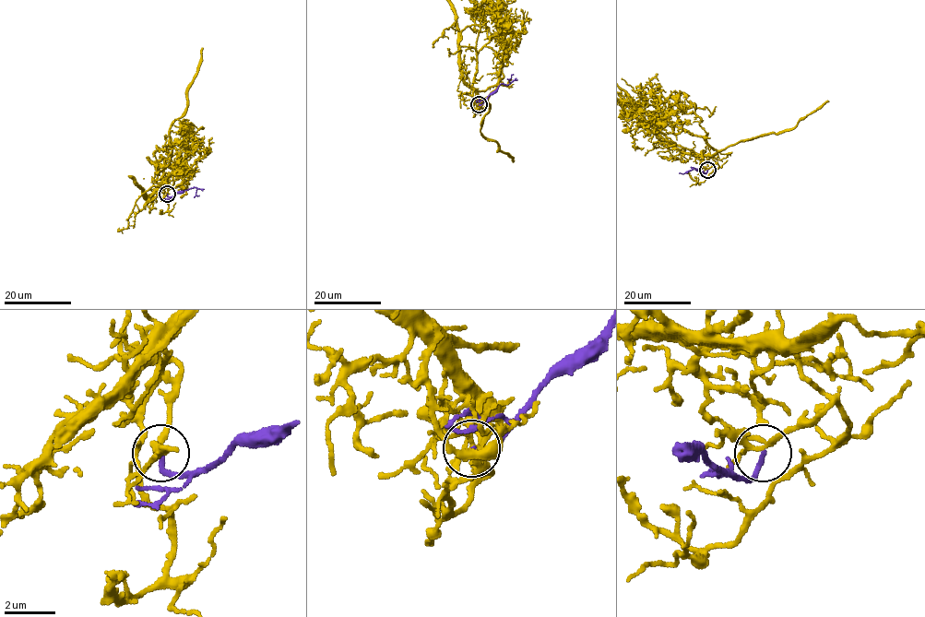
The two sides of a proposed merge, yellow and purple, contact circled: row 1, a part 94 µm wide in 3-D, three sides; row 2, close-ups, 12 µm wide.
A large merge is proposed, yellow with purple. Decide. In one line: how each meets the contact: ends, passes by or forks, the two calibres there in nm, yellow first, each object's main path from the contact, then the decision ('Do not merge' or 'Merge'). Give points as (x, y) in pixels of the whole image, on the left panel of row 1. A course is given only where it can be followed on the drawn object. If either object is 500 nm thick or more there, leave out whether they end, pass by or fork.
At the ring yellow forks. At the ring purple ends. Thickness 180 nm (yellow) against 200 nm. Course of purple: (167, 194), (170, 196), (195, 187), (196, 195), (199, 195). Do not merge

